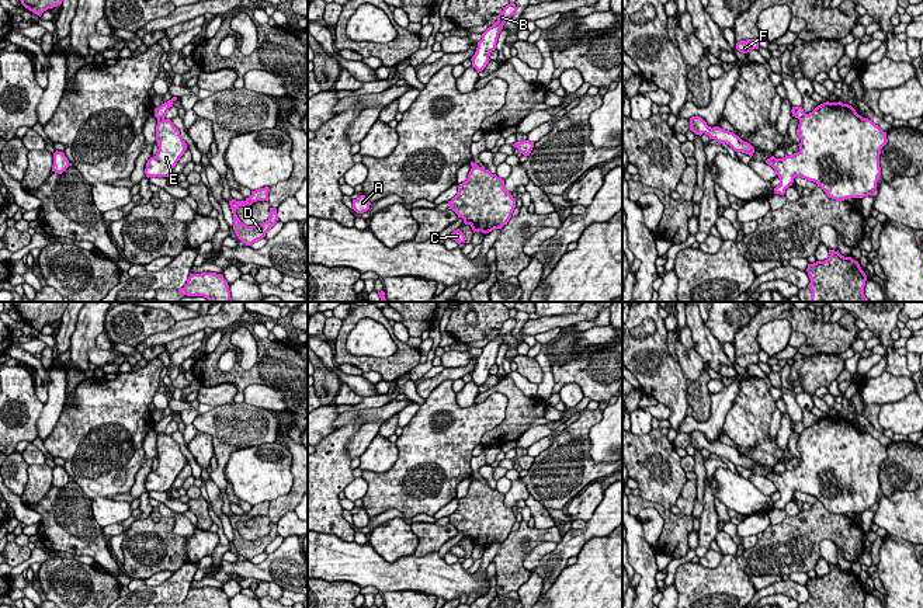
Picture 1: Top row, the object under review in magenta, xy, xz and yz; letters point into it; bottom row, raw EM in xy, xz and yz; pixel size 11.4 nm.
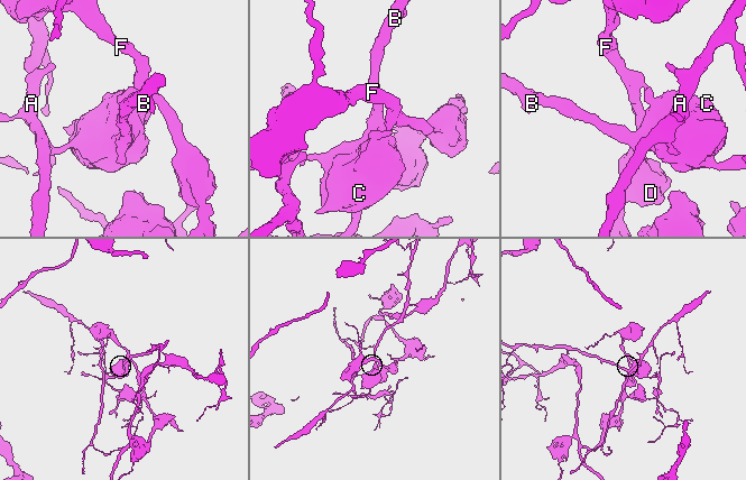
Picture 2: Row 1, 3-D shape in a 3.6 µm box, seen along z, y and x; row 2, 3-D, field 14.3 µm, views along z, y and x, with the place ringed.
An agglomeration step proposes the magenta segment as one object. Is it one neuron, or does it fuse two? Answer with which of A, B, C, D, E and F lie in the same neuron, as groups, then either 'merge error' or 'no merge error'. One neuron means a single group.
A B C E / D F; merge error

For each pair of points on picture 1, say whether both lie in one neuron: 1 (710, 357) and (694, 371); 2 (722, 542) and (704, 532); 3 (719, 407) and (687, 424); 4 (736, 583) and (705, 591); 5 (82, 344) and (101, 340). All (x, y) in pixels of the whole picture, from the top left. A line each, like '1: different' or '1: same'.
1: different
2: different
3: same
4: same
5: different

